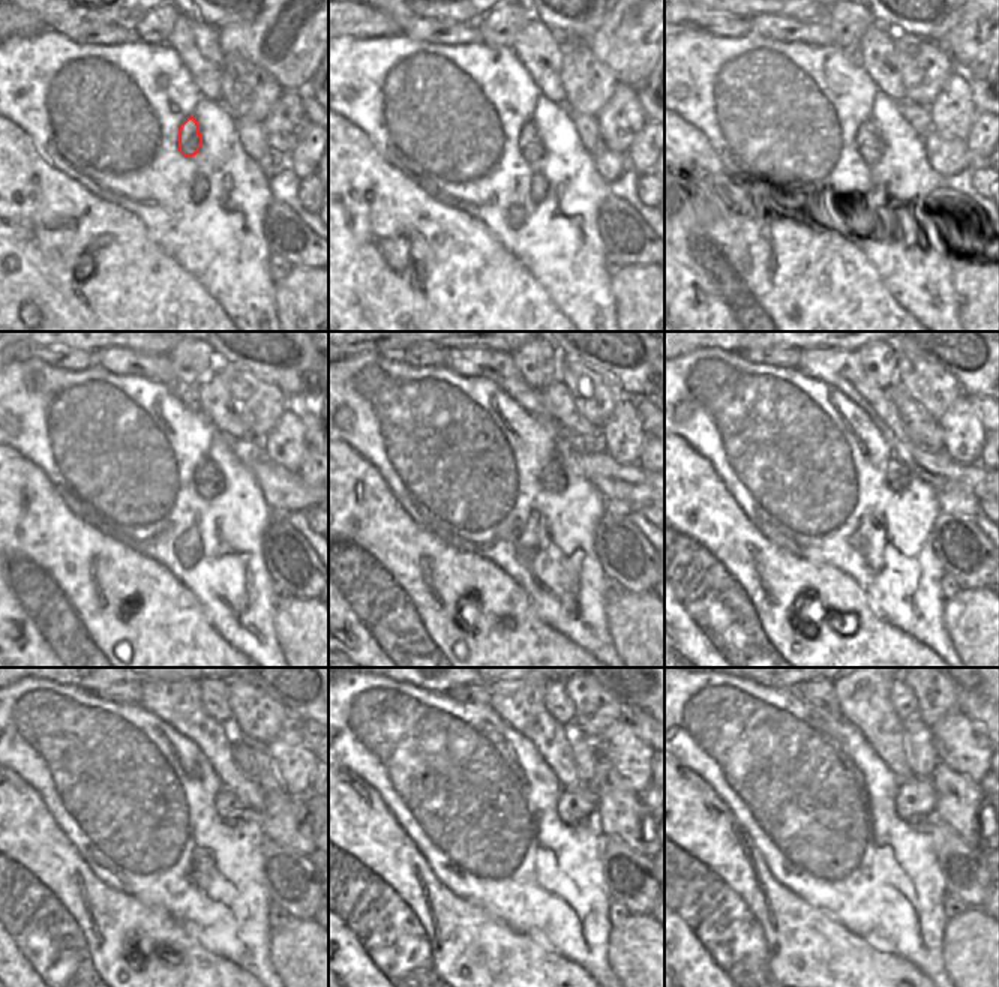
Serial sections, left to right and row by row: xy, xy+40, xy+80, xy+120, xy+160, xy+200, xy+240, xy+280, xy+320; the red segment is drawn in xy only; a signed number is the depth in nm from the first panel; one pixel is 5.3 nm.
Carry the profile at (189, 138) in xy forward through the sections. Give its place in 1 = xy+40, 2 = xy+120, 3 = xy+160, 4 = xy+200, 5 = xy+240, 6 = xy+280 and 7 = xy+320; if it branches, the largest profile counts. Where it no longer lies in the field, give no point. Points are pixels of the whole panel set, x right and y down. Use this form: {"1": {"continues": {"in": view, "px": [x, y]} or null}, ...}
{"1": {"continues": {"in": "xy+40", "px": [530, 146]}}, "2": {"continues": {"in": "xy+120", "px": [209, 482]}}, "3": {"continues": {"in": "xy+160", "px": [551, 479]}}, "4": {"continues": {"in": "xy+200", "px": [896, 483]}}, "5": {"continues": {"in": "xy+240", "px": [242, 816]}}, "6": {"continues": {"in": "xy+280", "px": [588, 821]}}, "7": {"continues": {"in": "xy+320", "px": [923, 824]}}}

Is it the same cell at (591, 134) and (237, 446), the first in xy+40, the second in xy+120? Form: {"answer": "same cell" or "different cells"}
{"answer": "same cell"}

